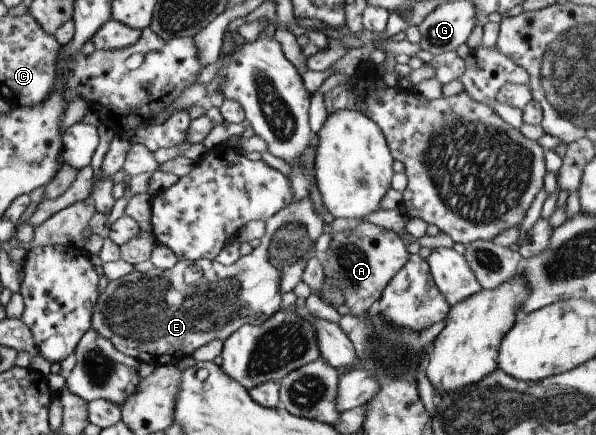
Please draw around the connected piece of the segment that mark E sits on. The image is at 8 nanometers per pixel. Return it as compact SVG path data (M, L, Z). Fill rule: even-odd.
M310 196L303 198L303 200L299 200L299 202L292 202L285 208L282 208L279 212L277 212L277 214L274 214L271 218L269 218L269 220L266 221L266 224L267 226L265 234L263 234L261 238L261 244L254 248L249 255L240 256L240 258L231 265L223 265L215 259L201 259L200 261L195 262L182 259L181 261L178 260L177 264L175 264L173 268L169 268L169 270L161 270L157 267L144 273L135 270L119 277L118 279L109 281L105 288L105 292L99 295L99 298L95 303L91 329L97 330L103 338L109 339L113 346L115 346L115 348L120 350L123 354L136 358L141 363L145 362L146 364L151 364L151 366L158 367L168 364L177 365L179 360L190 357L193 352L195 352L198 348L201 348L204 344L207 344L208 342L211 342L211 340L215 339L224 341L245 324L261 326L261 324L264 324L264 322L267 321L267 318L271 318L271 316L273 316L273 314L281 308L281 304L283 304L283 302L281 302L281 300L283 300L283 294L285 294L288 290L292 291L293 288L302 281L301 276L303 276L303 271L305 270L305 266L307 266L307 262L309 262L313 256L318 255L315 251L315 242L317 241L317 238L324 233L323 230L325 226L325 222L321 214L315 210Z

